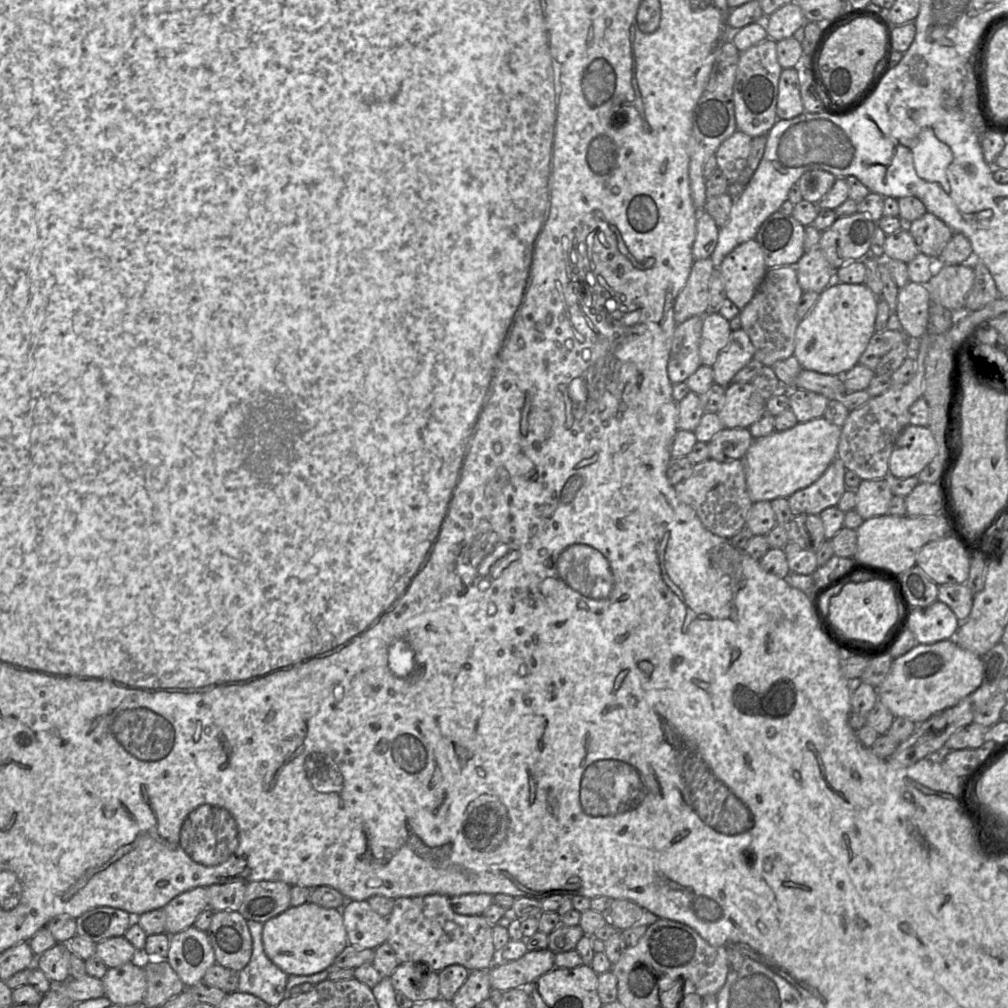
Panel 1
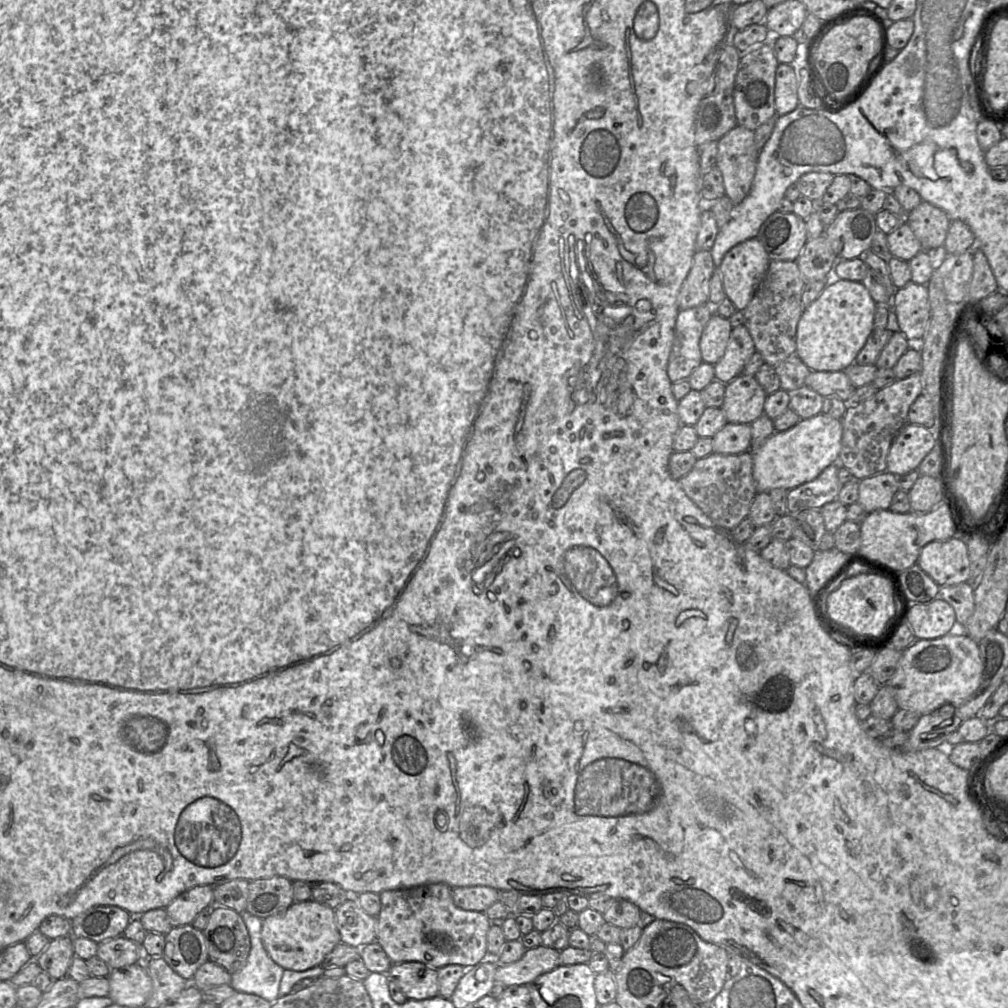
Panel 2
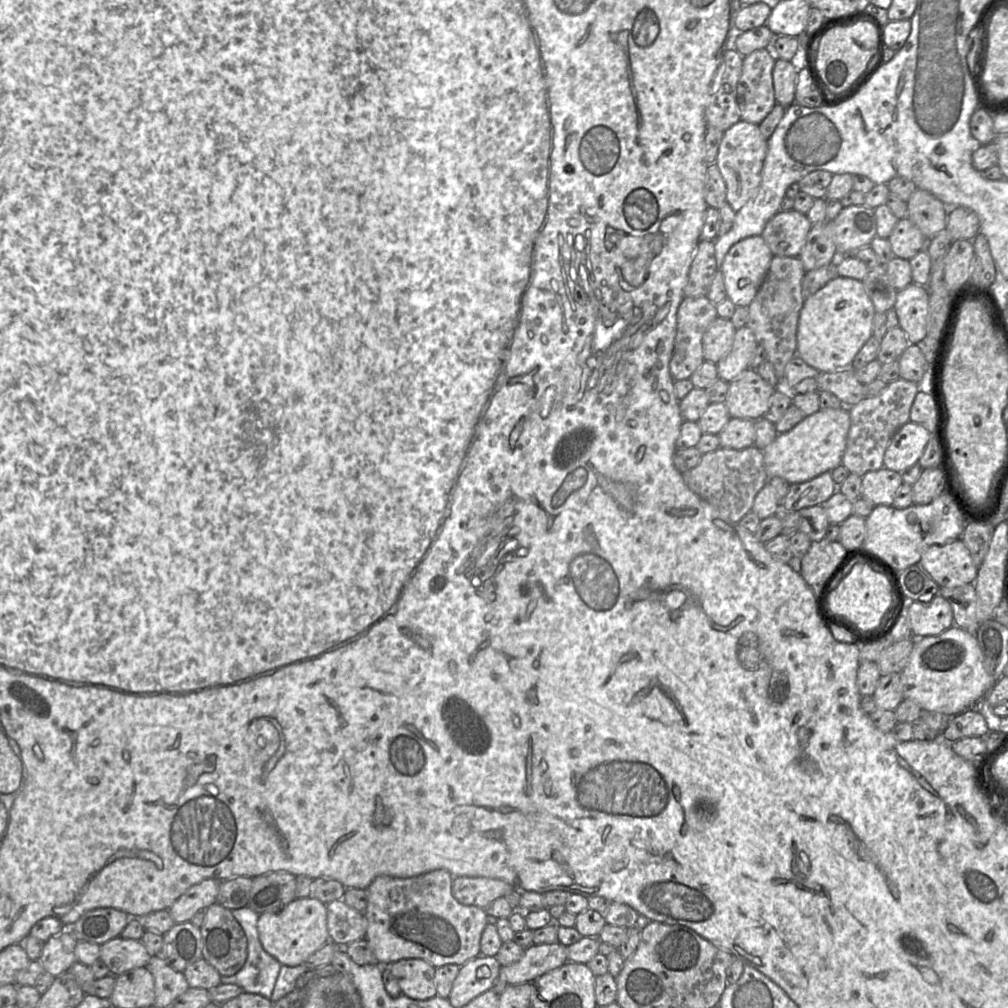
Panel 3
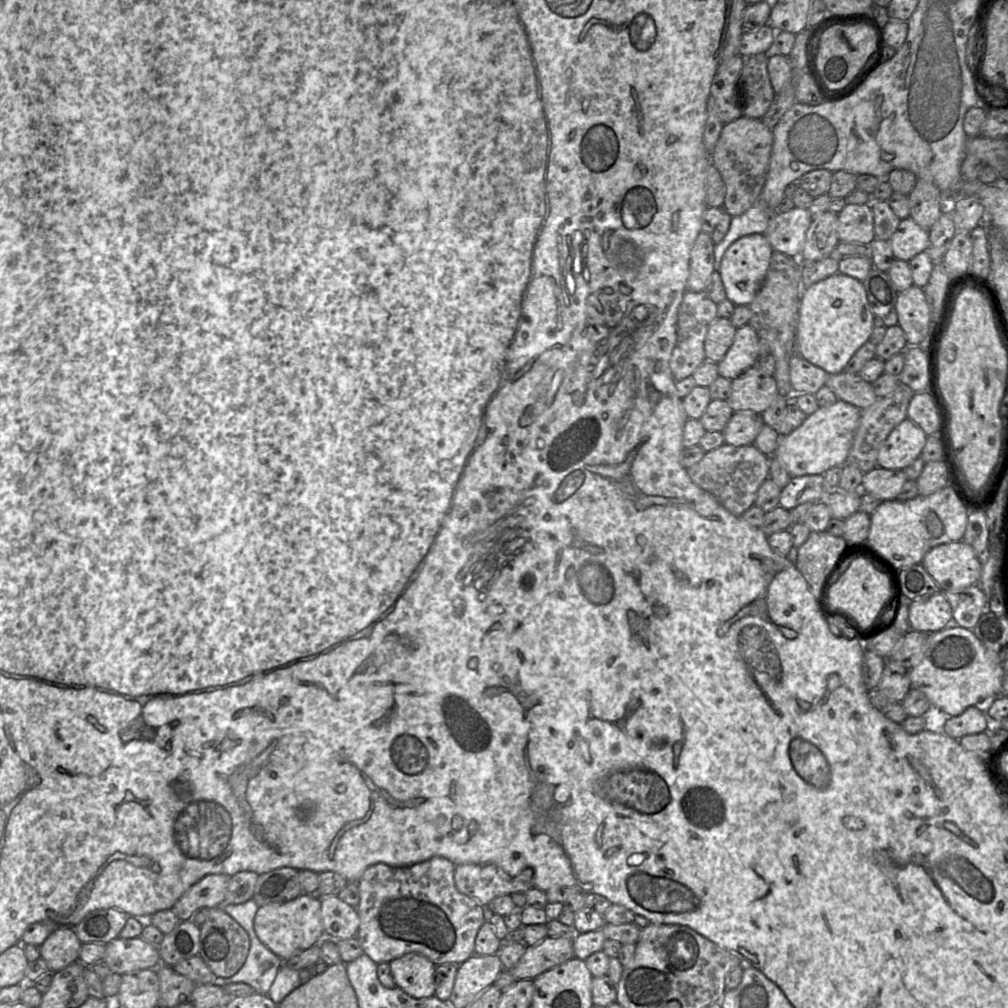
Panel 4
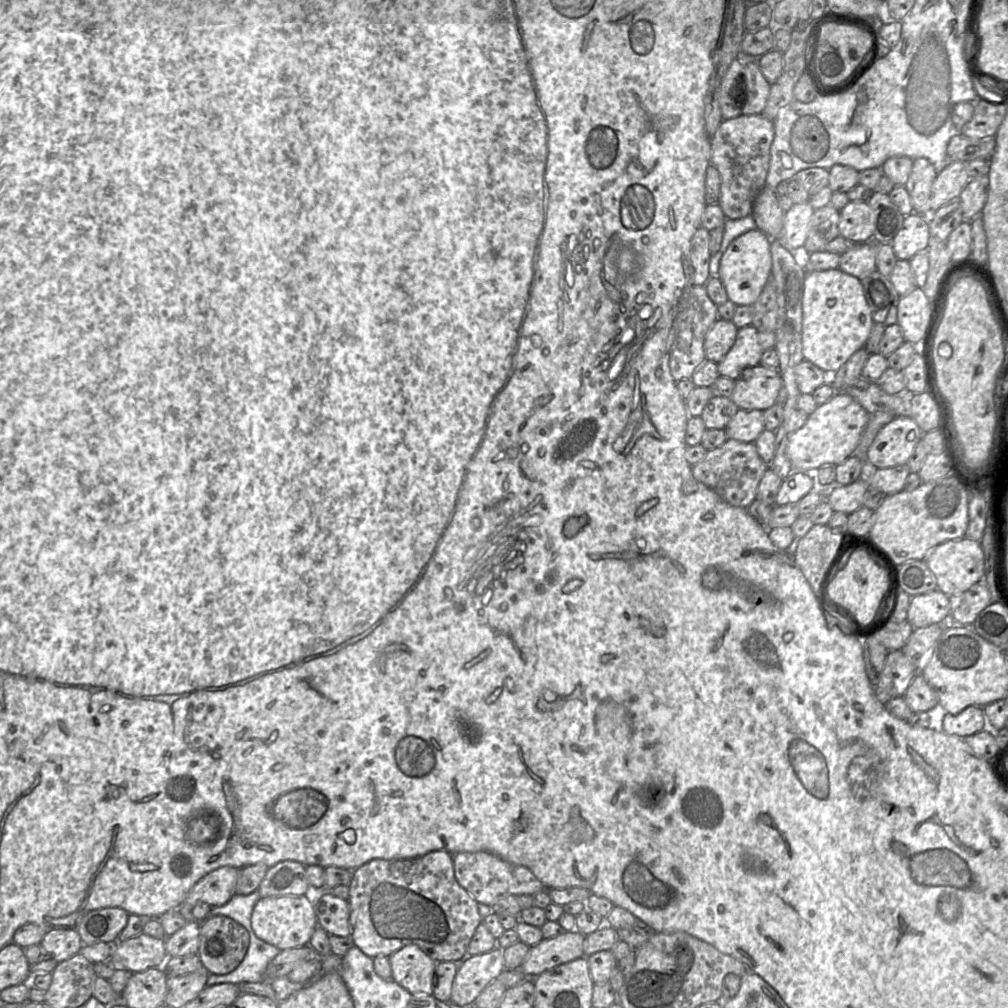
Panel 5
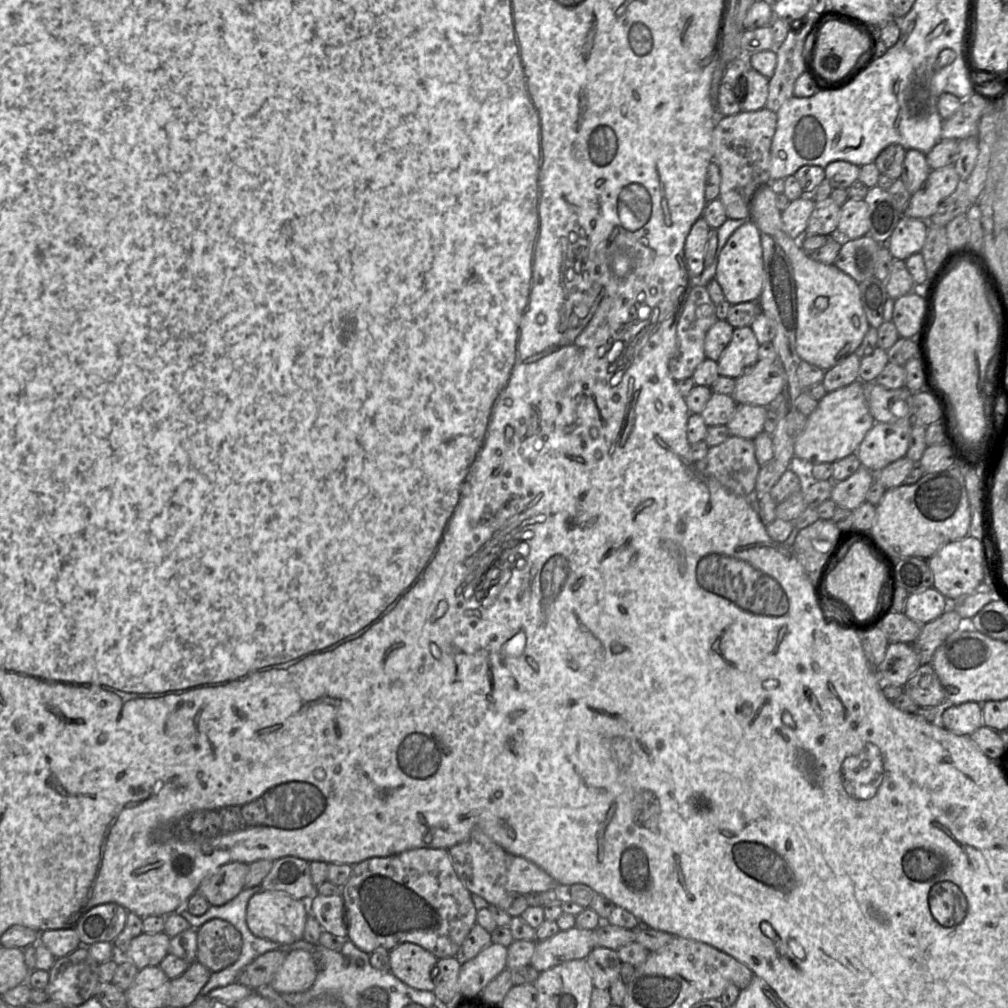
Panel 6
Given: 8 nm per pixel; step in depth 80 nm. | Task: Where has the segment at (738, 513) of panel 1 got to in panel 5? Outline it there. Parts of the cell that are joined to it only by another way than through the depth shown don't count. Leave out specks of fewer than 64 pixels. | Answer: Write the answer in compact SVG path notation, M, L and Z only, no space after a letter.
M727 439L721 446L708 450L705 457L692 466L694 478L713 490L728 504L747 508L757 499L757 487L769 463L762 460L755 442Z

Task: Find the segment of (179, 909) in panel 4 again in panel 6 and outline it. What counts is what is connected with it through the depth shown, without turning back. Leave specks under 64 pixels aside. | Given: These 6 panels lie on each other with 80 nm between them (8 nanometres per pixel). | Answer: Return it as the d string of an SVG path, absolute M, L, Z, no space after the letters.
M231 862L218 868L200 883L197 892L210 906L222 906L234 899L245 885L248 864Z

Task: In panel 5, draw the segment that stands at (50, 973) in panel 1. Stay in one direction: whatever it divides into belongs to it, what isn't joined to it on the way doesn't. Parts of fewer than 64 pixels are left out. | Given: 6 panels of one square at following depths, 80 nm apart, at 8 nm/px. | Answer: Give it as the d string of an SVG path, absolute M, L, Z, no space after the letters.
M53 928L47 930L39 945L59 963L79 953L83 943L75 928Z

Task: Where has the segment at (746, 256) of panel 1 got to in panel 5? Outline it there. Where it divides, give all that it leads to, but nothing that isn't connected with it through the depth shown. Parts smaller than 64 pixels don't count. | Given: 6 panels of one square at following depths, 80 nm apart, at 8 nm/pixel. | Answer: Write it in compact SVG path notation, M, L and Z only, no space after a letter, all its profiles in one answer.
M753 229L735 238L724 252L719 267L721 279L728 300L736 306L753 305L769 281L772 258L771 238L759 229Z

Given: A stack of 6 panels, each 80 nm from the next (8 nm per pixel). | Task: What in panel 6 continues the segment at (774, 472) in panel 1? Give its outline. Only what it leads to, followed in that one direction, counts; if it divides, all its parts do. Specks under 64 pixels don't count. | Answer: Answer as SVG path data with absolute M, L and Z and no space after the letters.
M861 380L827 392L807 417L803 432L794 440L795 460L809 466L823 462L834 463L854 454L875 423L865 397L865 383Z

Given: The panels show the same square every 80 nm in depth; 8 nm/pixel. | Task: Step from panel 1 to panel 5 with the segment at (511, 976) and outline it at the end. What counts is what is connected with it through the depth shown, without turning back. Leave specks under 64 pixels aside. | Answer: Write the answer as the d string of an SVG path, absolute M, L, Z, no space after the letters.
M577 930L564 931L552 937L543 938L530 947L519 969L527 979L533 979L542 972L584 956L585 935Z

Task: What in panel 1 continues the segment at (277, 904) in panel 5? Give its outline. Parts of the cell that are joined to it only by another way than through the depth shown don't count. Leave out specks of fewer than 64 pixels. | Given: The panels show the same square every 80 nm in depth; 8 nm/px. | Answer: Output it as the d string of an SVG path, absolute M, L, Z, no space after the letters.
M310 902L290 907L263 923L262 942L267 957L287 975L312 975L330 969L335 958L349 945L341 909L324 908Z

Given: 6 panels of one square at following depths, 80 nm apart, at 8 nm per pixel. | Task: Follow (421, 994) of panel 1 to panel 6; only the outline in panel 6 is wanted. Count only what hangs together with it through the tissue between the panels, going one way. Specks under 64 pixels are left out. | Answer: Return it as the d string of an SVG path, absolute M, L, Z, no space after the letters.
M402 943L389 951L390 973L407 986L422 990L434 990L432 969L437 958L414 943Z

